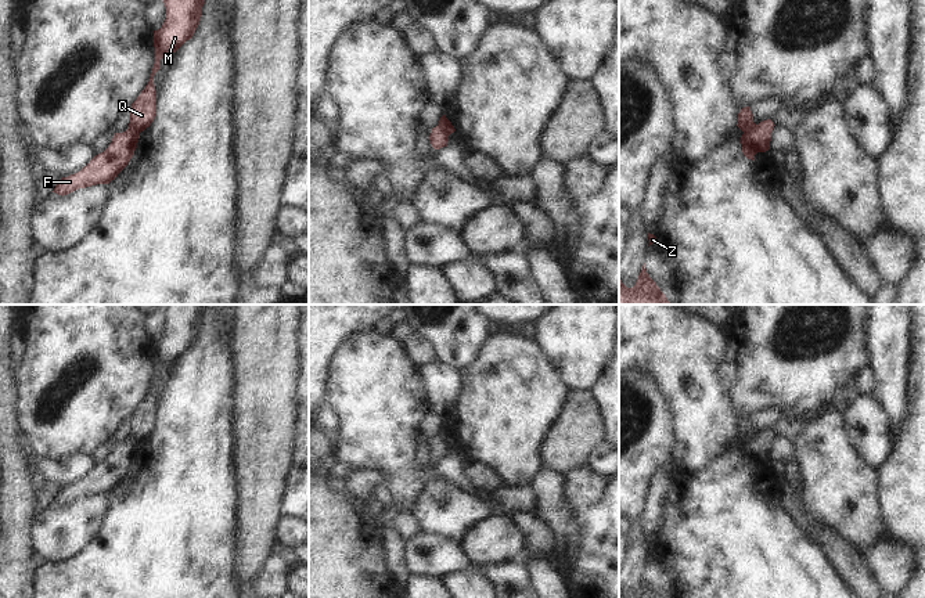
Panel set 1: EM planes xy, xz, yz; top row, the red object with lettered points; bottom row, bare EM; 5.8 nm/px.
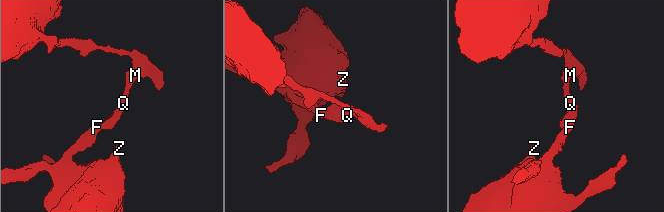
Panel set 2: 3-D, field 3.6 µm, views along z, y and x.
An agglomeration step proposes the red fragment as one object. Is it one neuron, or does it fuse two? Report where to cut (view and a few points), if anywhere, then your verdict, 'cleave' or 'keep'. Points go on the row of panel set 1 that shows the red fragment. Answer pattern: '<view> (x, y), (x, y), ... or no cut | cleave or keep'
xz (439, 123), (450, 133) | cleave

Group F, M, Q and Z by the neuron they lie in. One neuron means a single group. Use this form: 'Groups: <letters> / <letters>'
Groups: F Z / M Q

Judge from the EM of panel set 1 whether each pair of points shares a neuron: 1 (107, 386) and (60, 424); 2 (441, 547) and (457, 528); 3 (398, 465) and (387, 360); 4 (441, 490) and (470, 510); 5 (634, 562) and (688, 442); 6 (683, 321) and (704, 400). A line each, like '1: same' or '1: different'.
1: same
2: different
3: same
4: same
5: different
6: same

